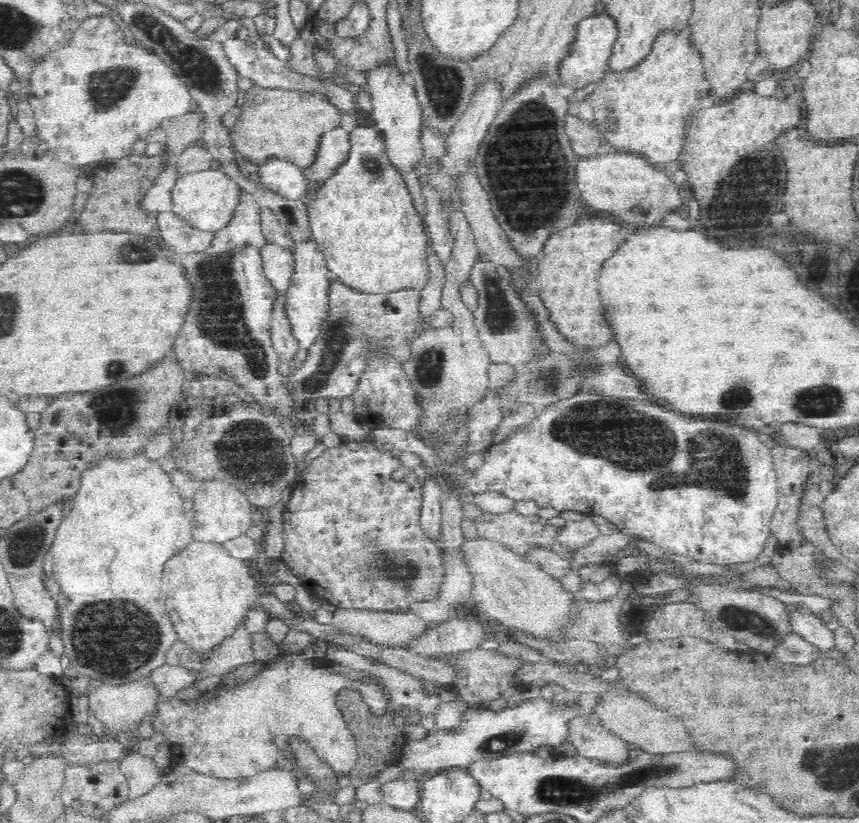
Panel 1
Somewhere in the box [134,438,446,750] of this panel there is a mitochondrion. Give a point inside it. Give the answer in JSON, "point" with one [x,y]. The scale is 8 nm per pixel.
{"point":[402,570]}

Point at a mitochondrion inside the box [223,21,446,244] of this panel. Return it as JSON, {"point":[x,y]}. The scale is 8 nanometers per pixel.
{"point":[371,165]}

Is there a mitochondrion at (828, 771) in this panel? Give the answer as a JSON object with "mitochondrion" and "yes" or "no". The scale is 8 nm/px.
{"mitochondrion":"yes"}

